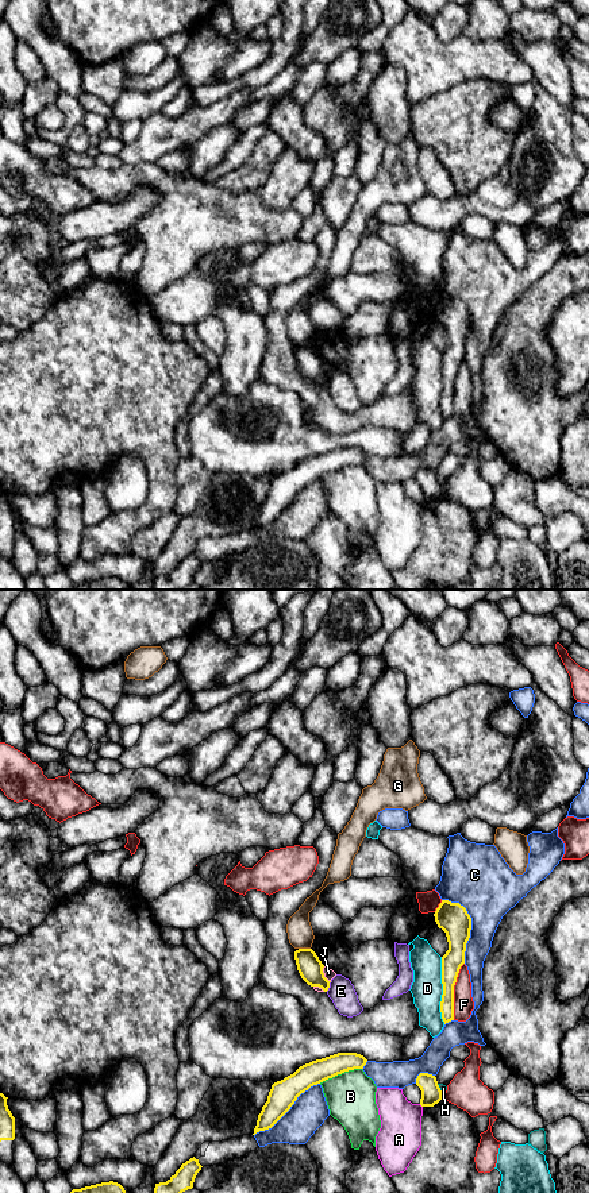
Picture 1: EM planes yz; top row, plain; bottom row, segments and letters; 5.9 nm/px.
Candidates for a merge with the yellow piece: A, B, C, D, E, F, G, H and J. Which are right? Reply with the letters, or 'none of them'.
none of them

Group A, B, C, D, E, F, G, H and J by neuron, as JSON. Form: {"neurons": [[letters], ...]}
{"neurons": [["A"], ["B"], ["C"], ["D"], ["E"], ["F"], ["G", "J"], ["H"]]}

